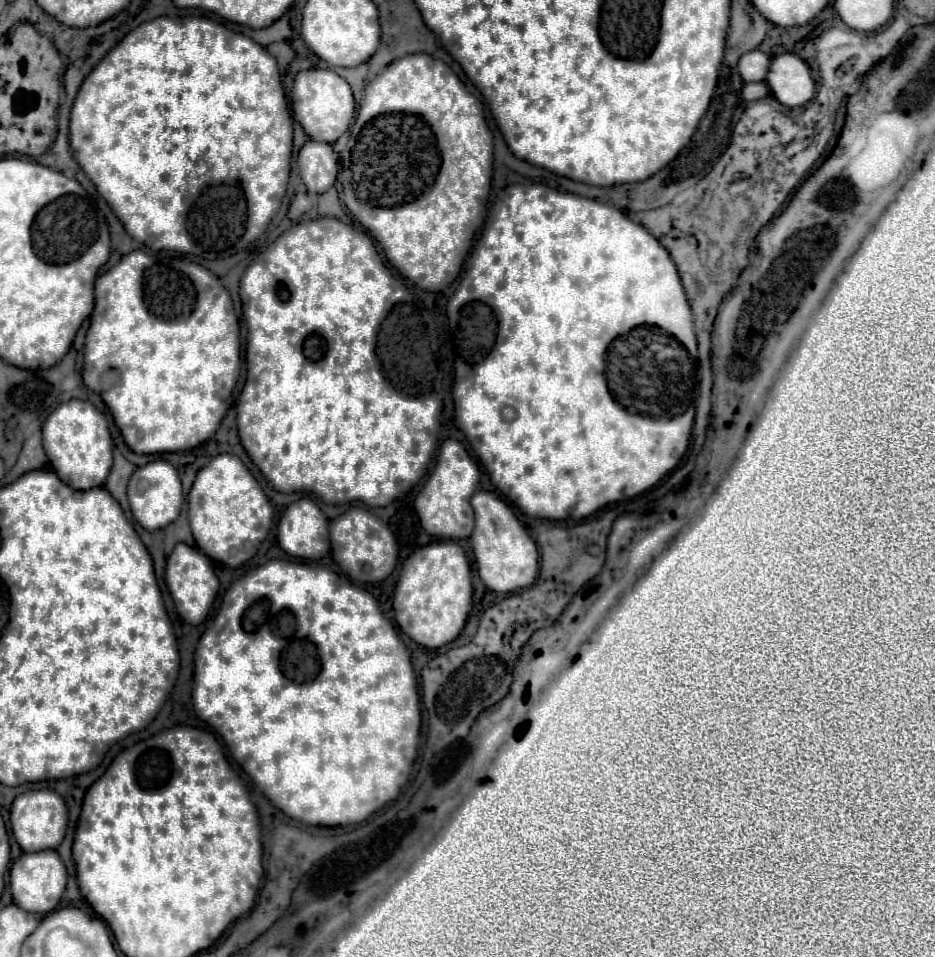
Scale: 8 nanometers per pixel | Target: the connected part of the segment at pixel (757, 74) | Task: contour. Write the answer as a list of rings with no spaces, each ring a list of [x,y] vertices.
[[[750,50],[750,52],[742,54],[742,58],[738,60],[738,72],[744,82],[764,80],[768,66],[770,66],[770,56],[766,56],[760,50]]]

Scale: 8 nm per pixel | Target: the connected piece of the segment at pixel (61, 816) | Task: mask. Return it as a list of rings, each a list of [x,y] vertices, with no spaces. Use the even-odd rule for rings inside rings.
[[[52,789],[29,790],[14,800],[10,810],[10,824],[16,842],[24,852],[40,852],[46,848],[54,850],[64,840],[68,826],[68,808],[64,798]]]

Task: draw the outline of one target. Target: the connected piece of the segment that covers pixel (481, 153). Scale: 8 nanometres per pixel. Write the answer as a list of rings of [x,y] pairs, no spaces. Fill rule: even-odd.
[[[410,54],[404,56],[400,60],[394,60],[384,72],[380,72],[364,90],[364,98],[356,116],[356,122],[350,130],[350,140],[346,144],[346,150],[342,152],[342,172],[340,172],[340,184],[342,184],[342,192],[340,198],[346,204],[346,208],[358,218],[358,222],[368,228],[368,232],[372,234],[372,238],[376,238],[380,242],[380,246],[384,248],[384,254],[388,258],[388,262],[398,268],[398,272],[408,278],[410,282],[414,282],[418,288],[422,290],[432,290],[432,292],[440,292],[444,290],[450,282],[454,282],[454,278],[458,276],[464,256],[474,240],[476,230],[482,226],[484,218],[484,202],[486,196],[490,194],[490,176],[492,176],[492,134],[486,126],[484,114],[482,114],[482,104],[478,98],[474,98],[466,86],[460,82],[460,78],[452,72],[450,66],[446,66],[442,60],[432,58],[430,54]]]

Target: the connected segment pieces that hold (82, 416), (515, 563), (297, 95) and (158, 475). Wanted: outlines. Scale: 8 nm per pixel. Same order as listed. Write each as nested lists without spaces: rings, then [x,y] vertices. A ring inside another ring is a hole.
[[[70,400],[60,404],[42,426],[42,444],[60,480],[70,484],[74,490],[102,486],[112,468],[112,438],[108,422],[88,400]]]
[[[476,492],[470,500],[474,508],[476,526],[470,536],[470,544],[476,556],[478,574],[482,582],[494,592],[514,592],[528,588],[538,574],[538,548],[528,536],[526,528],[514,516],[514,512],[492,492]]]
[[[312,68],[312,70],[300,72],[294,80],[294,88],[292,88],[294,118],[304,126],[306,134],[312,140],[330,142],[330,144],[336,142],[348,130],[348,126],[354,118],[354,106],[356,104],[354,104],[350,84],[342,76],[338,76],[334,70]]]
[[[156,460],[156,462],[148,462],[146,466],[140,466],[128,482],[128,500],[130,500],[130,510],[142,528],[146,530],[166,528],[178,518],[180,506],[184,500],[182,484],[176,468],[164,460]]]

